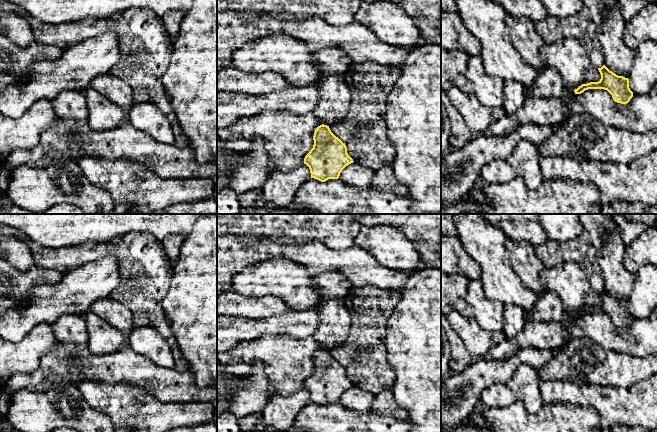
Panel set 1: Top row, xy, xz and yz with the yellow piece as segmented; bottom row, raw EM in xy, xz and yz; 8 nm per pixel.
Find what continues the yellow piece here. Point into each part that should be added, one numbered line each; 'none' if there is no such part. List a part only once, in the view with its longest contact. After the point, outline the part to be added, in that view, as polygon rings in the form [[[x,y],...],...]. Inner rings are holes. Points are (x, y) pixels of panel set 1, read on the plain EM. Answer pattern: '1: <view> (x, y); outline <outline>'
1: yz (567, 321); outline [[[565,311],[564,317],[561,320],[563,328],[567,331],[571,331],[575,319],[576,318],[573,313]]]

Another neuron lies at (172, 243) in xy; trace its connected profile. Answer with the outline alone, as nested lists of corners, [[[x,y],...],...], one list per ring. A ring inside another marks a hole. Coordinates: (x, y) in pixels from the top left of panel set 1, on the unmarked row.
[[[171,234],[165,237],[161,242],[168,260],[175,265],[179,259],[180,247],[185,239],[182,234]]]

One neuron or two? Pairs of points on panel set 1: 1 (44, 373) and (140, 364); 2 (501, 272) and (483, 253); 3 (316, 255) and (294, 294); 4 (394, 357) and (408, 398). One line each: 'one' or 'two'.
1: one
2: one
3: two
4: one

